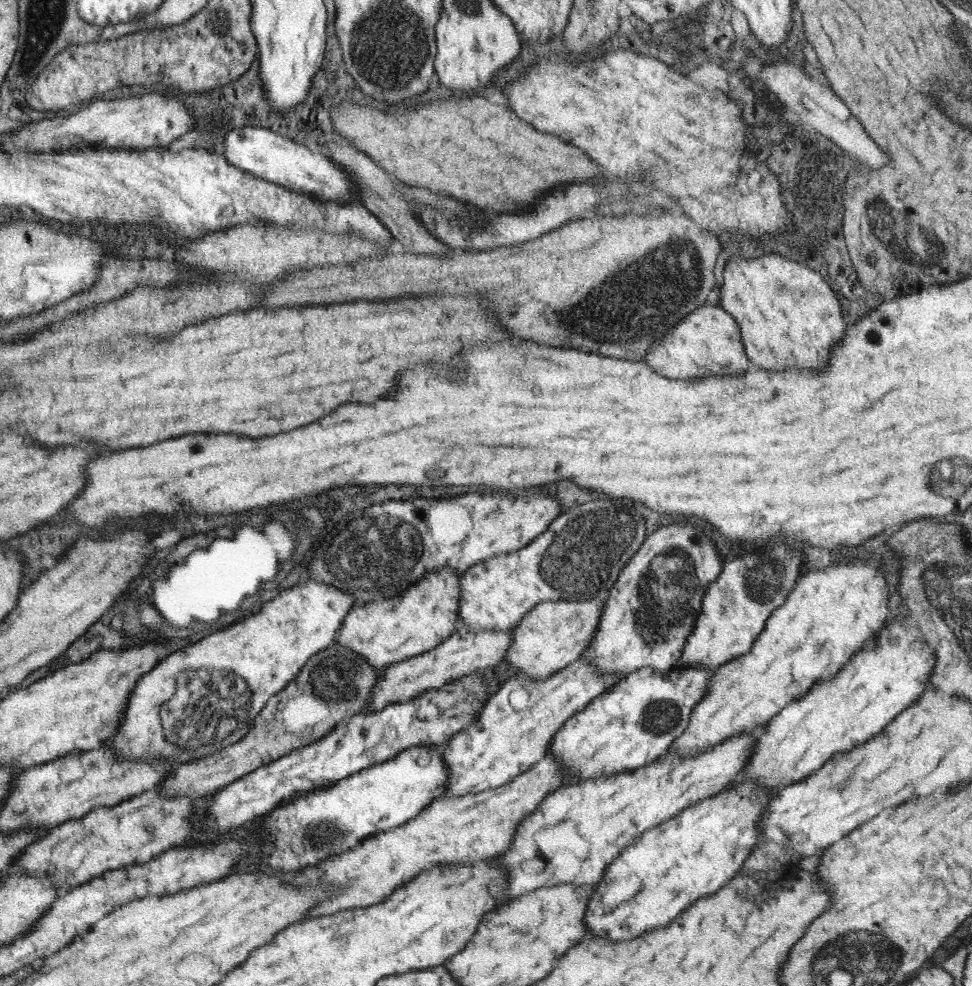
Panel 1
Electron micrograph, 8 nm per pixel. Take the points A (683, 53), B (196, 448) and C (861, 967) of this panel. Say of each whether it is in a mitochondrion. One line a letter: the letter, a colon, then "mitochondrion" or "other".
A: other
B: other
C: mitochondrion

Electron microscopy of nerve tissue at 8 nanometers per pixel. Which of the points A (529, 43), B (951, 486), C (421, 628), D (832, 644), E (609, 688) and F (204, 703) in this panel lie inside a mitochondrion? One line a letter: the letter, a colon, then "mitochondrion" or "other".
A: other
B: mitochondrion
C: other
D: other
E: other
F: mitochondrion

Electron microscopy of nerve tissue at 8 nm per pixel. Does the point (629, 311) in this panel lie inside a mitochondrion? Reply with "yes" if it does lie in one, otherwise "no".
yes

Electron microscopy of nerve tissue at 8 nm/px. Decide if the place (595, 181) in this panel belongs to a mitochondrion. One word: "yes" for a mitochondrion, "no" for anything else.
no

